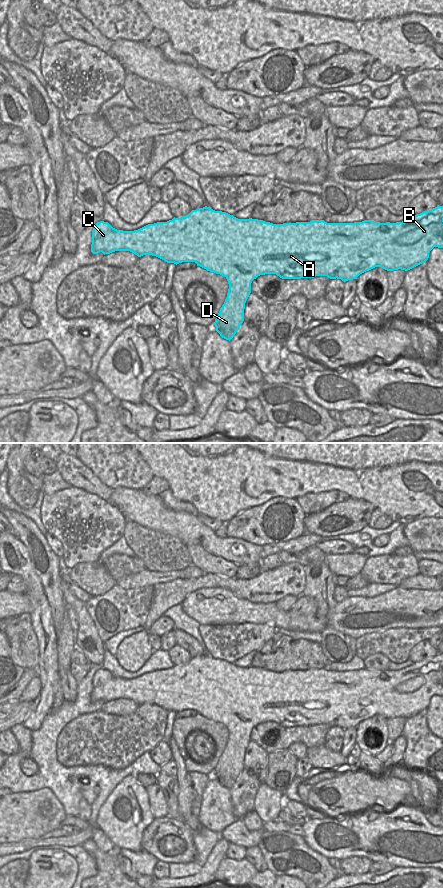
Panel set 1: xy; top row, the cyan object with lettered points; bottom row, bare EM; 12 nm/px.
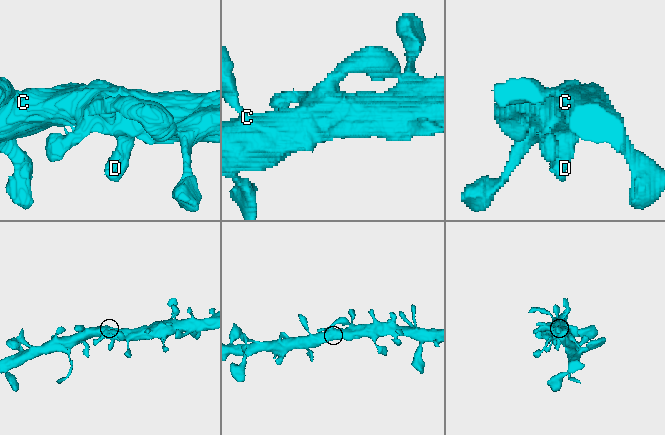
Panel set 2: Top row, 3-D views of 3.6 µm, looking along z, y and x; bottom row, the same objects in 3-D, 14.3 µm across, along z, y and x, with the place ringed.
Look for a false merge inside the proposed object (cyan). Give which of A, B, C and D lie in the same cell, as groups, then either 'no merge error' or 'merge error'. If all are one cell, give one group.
A B C D; no merge error

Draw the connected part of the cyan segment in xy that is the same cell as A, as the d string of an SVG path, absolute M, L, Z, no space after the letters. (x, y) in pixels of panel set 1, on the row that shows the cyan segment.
M207 206L192 210L188 215L167 222L148 224L138 230L123 231L113 228L108 222L97 222L92 230L91 252L110 254L115 251L130 251L141 257L156 256L167 263L195 262L207 271L224 276L229 284L227 297L215 319L214 325L220 336L231 340L244 321L245 303L251 293L251 283L260 275L276 274L282 279L314 278L327 276L330 279L348 280L375 267L387 271L408 271L429 258L434 248L443 248L443 206L413 215L402 222L380 223L364 220L354 223L327 223L324 220L273 224L258 219L238 219L226 212L215 211Z

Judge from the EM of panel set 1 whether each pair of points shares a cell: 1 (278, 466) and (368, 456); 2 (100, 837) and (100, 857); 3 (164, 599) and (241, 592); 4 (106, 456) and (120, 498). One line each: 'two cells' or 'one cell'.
1: one cell
2: two cells
3: one cell
4: two cells

